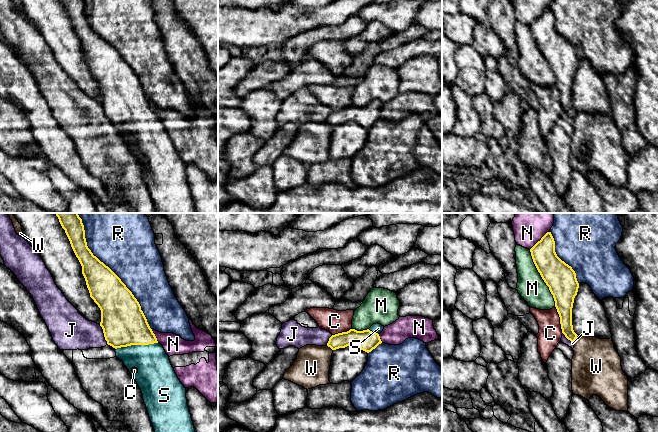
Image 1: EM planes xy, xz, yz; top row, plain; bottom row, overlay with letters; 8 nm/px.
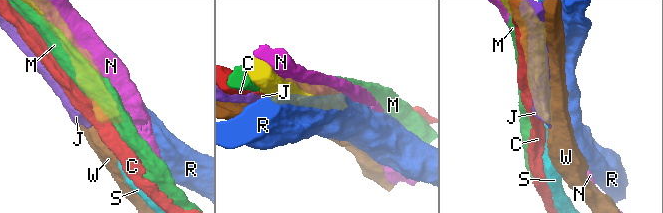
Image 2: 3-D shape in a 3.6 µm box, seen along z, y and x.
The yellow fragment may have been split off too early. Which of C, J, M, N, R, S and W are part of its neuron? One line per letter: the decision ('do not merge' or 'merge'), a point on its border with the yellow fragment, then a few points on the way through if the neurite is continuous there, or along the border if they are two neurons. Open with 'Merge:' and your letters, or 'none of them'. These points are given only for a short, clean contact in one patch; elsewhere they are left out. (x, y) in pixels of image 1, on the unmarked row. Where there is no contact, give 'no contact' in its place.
Merge: S
C: do not merge | yz (560, 96)
J: do not merge | xy (104, 110) | along xy (99, 101), (107, 119)
M: do not merge | yz (542, 54)
N: do not merge | yz (540, 16)
R: do not merge | xy (117, 52)
S: merge | xy (136, 120) | across xy (123, 98), (136, 120), (151, 136), (154, 144)
W: do not merge | yz (576, 113) | along yz (578, 111), (573, 117)

